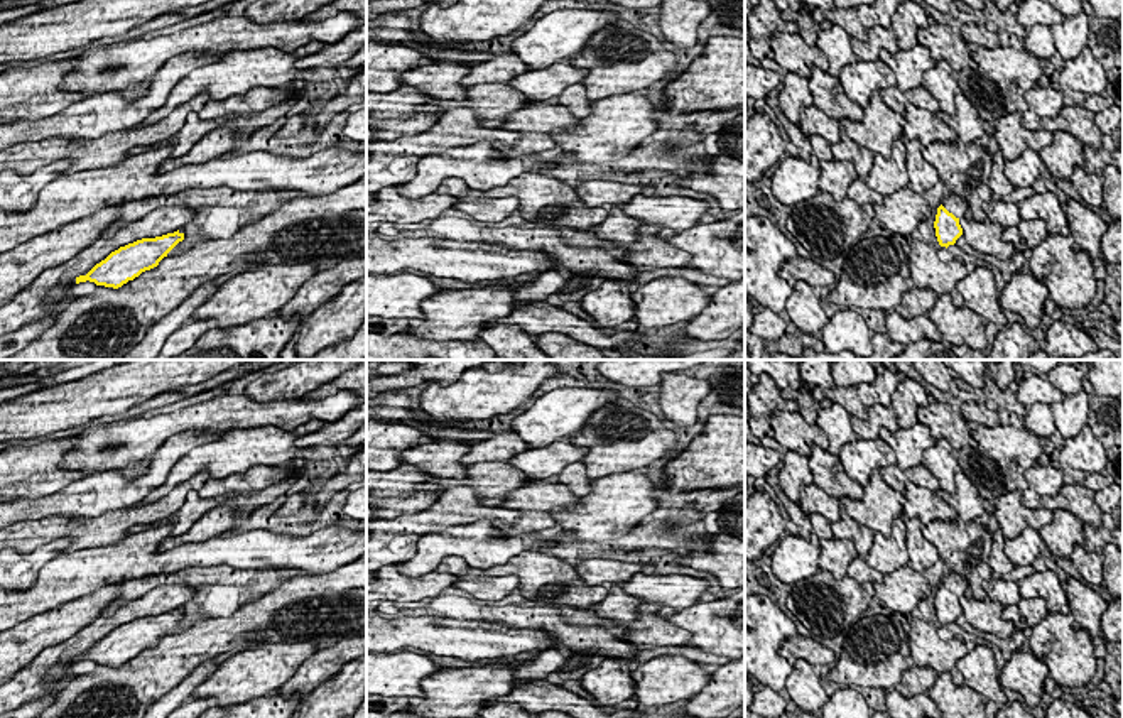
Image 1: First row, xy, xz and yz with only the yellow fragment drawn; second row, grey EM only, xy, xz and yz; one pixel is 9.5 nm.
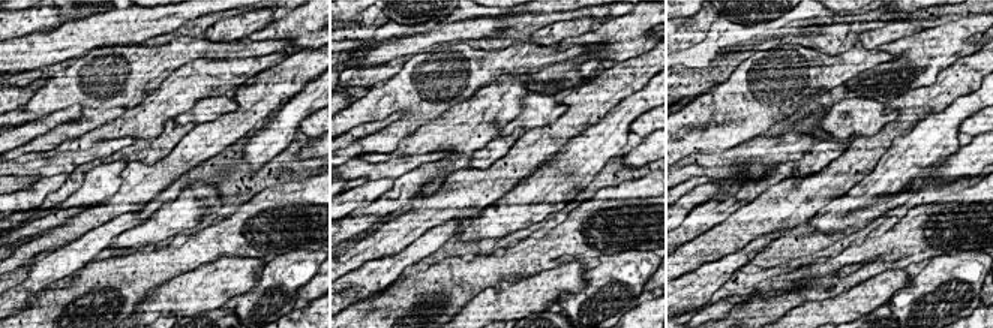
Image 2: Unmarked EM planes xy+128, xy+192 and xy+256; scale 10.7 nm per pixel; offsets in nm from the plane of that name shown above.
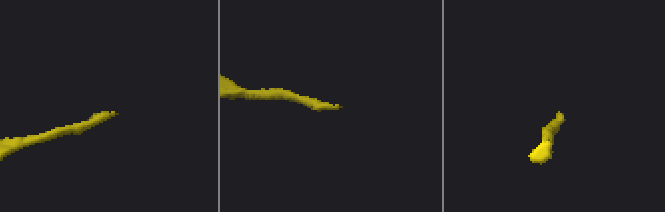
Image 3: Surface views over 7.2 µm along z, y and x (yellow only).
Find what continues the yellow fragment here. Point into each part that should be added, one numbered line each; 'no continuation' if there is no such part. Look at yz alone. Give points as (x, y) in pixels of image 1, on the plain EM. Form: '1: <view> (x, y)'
1: yz (958, 585)

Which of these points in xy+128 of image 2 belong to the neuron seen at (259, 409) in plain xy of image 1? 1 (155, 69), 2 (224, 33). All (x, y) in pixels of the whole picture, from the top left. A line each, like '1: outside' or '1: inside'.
1: inside
2: outside

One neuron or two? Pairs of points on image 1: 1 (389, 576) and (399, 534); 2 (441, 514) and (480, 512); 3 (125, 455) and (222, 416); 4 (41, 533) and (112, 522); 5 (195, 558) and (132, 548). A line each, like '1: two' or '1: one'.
1: two
2: one
3: one
4: one
5: one

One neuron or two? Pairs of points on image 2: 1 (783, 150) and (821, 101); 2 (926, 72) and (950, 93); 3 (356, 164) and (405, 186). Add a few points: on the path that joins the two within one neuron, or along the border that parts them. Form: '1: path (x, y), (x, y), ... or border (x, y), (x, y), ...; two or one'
1: path (788, 137), (788, 126), (807, 107); one
2: border (962, 57), (944, 68), (930, 84), (902, 93); two
3: border (426, 162), (395, 178); two

